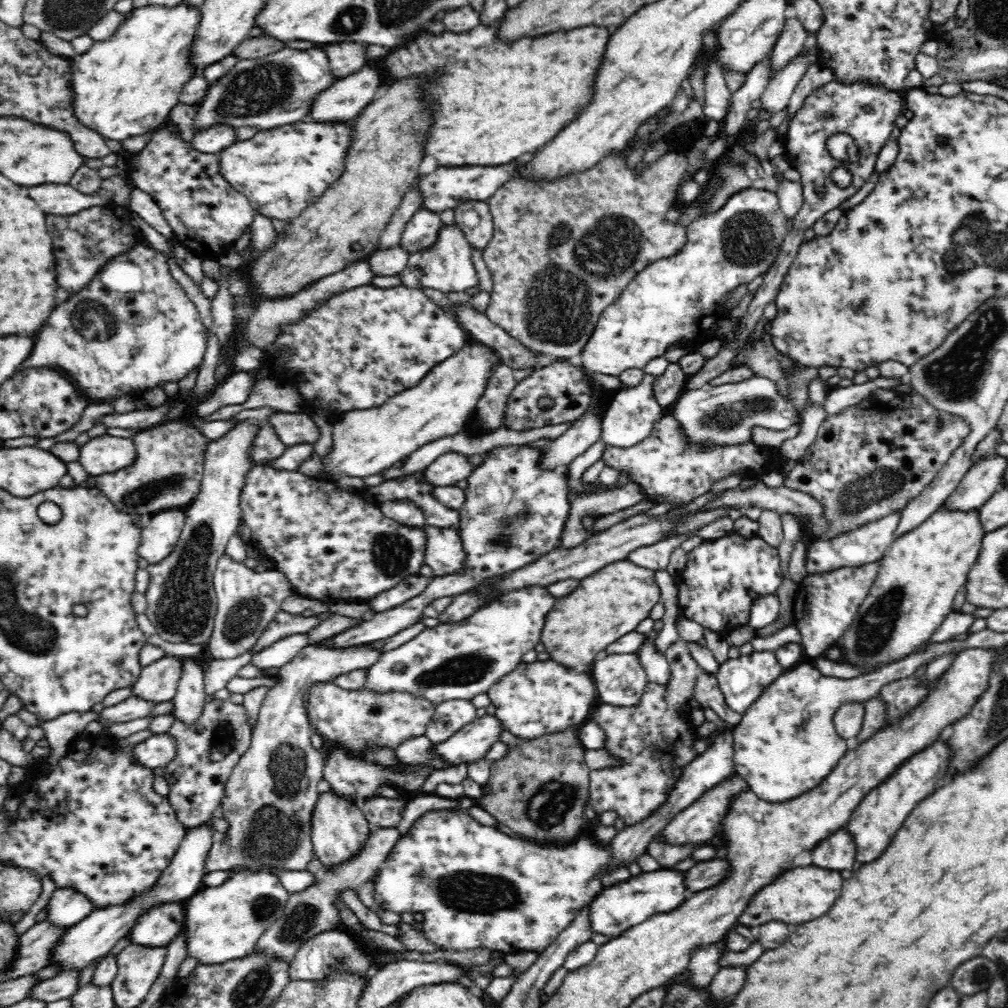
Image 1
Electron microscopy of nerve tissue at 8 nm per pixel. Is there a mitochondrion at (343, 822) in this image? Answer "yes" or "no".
no

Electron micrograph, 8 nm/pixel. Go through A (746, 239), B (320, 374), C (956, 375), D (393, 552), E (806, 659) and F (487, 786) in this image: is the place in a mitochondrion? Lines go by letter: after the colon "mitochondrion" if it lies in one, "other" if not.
A: mitochondrion
B: other
C: mitochondrion
D: mitochondrion
E: other
F: other

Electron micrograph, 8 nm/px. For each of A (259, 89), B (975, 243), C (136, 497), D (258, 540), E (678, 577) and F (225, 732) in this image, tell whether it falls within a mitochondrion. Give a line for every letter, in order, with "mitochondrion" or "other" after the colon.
A: mitochondrion
B: mitochondrion
C: mitochondrion
D: other
E: other
F: mitochondrion

